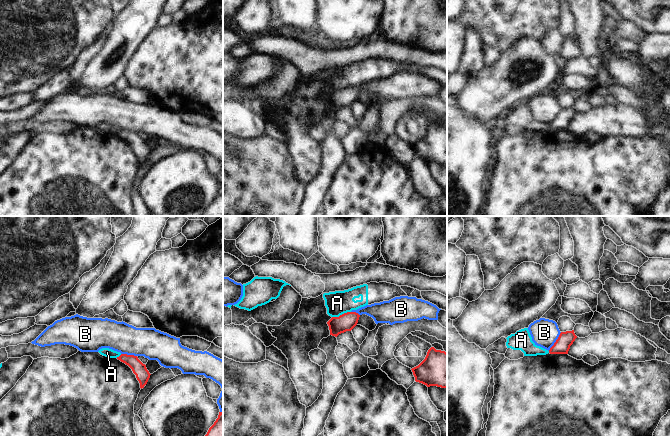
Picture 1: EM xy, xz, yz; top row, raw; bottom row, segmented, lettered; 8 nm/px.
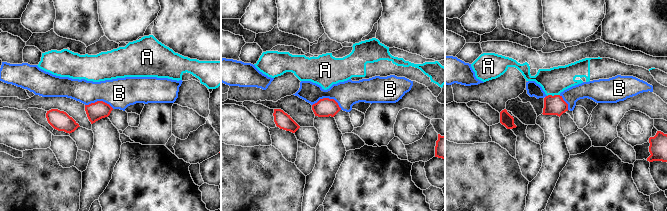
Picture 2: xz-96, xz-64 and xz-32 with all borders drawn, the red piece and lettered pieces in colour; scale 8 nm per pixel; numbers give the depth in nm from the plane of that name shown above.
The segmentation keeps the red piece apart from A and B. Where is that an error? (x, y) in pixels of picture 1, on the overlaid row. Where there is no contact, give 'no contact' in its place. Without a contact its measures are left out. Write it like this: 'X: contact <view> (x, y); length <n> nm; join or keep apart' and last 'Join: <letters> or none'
A: contact xz (342, 314); length 160 nm; keep apart
B: contact yz (556, 341); length 190 nm; keep apart
Join: none

